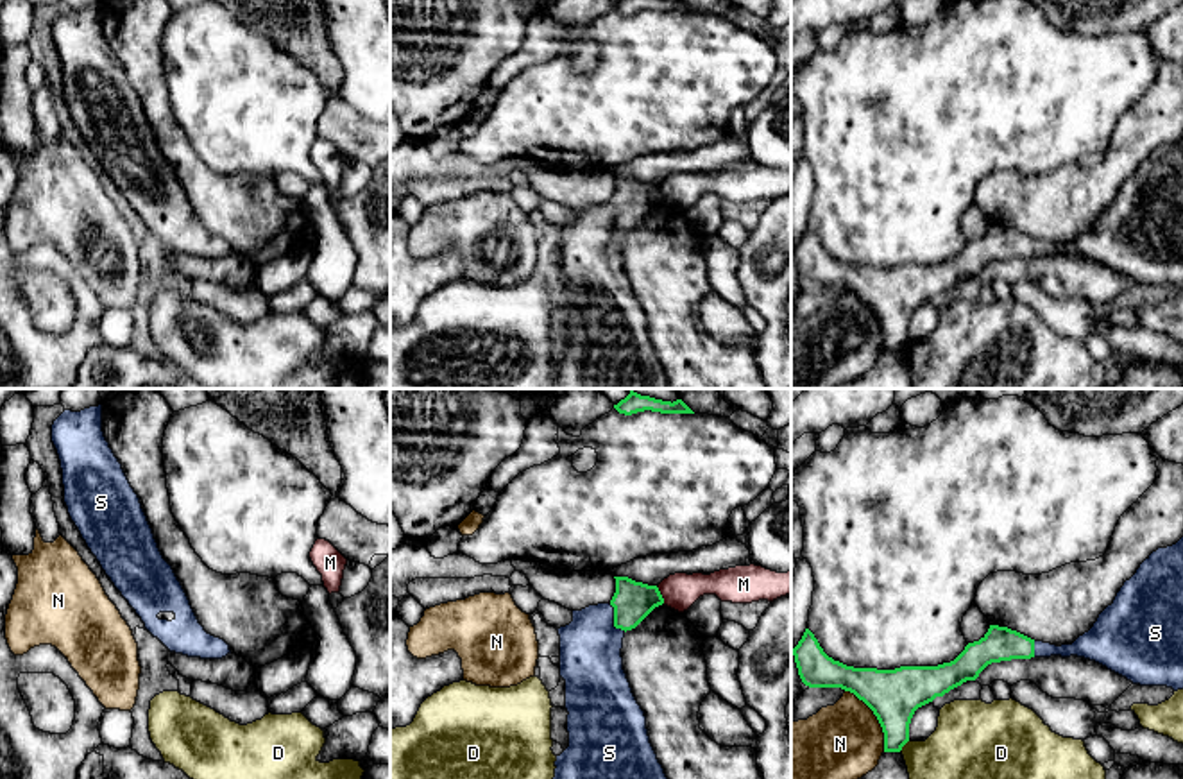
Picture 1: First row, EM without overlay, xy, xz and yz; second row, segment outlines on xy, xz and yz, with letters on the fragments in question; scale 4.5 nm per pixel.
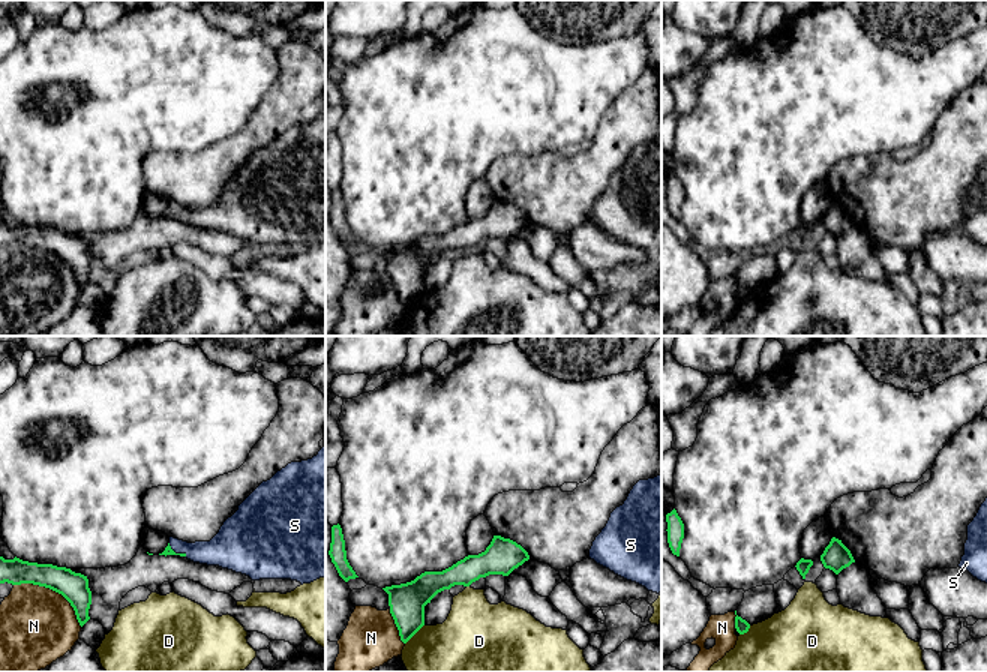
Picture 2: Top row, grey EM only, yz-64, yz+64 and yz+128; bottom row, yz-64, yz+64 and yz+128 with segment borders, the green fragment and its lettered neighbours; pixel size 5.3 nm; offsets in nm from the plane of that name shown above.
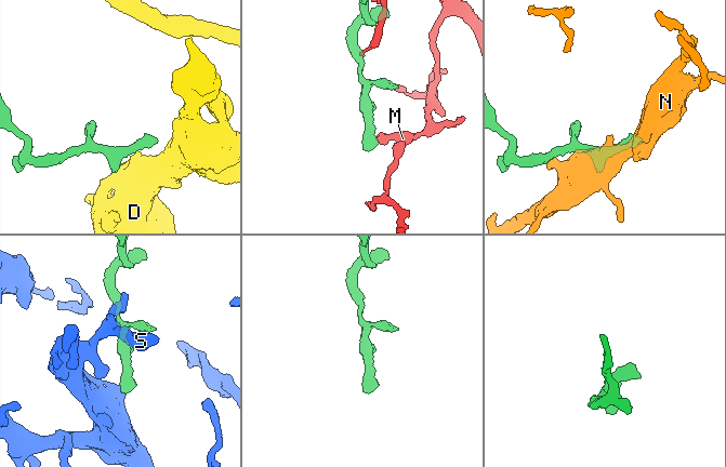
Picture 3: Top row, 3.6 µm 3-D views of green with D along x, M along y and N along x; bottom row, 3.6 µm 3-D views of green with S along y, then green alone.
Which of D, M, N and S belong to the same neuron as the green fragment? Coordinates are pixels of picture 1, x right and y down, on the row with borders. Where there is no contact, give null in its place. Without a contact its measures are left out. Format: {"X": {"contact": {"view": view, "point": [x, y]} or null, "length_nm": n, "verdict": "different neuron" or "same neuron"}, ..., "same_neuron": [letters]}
{"D": {"contact": {"view": "yz", "point": [904, 744]}, "length_nm": 70, "verdict": "different neuron"}, "M": {"contact": {"view": "xz", "point": [661, 595]}, "length_nm": 90, "verdict": "different neuron"}, "N": {"contact": {"view": "yz", "point": [877, 719]}, "length_nm": 340, "verdict": "different neuron"}, "S": {"contact": {"view": "xz", "point": [614, 620]}, "length_nm": 150, "verdict": "same neuron"}, "same_neuron": ["S"]}

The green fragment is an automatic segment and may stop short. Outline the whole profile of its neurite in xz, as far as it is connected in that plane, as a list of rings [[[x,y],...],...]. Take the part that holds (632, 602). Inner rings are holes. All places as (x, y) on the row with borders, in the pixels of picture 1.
[[[614,577],[616,593],[609,604],[573,611],[573,621],[557,629],[560,636],[560,677],[566,681],[566,709],[569,747],[557,756],[553,779],[668,779],[650,743],[646,716],[637,704],[623,670],[623,638],[635,629],[655,607],[664,604],[657,586]]]

